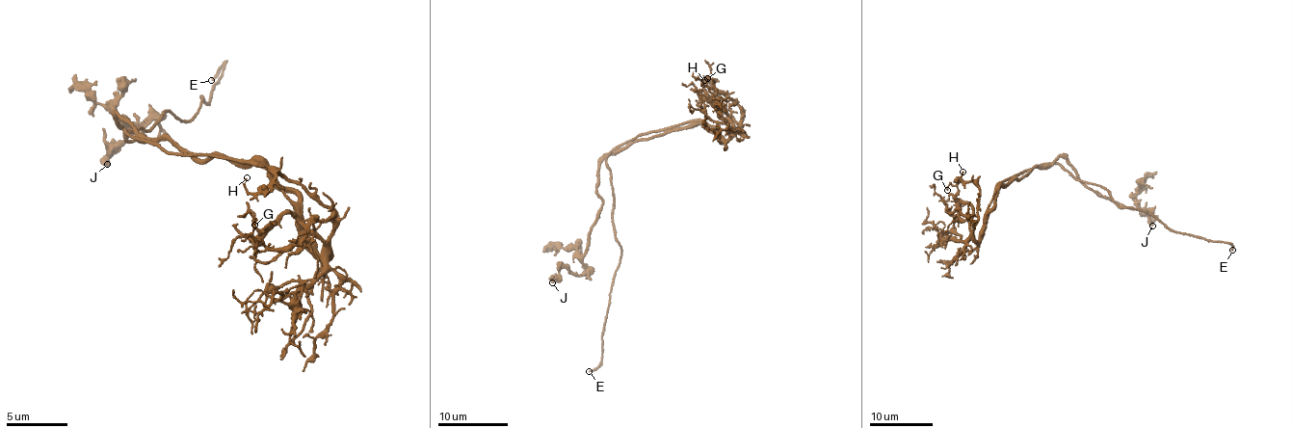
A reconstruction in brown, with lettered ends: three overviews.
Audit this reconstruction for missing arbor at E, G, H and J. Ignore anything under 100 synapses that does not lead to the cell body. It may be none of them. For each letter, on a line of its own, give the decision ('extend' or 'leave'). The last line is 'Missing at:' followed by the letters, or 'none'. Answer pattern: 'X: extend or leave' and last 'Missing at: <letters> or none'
E: extend
G: leave
H: leave
J: leave
Missing at: E

